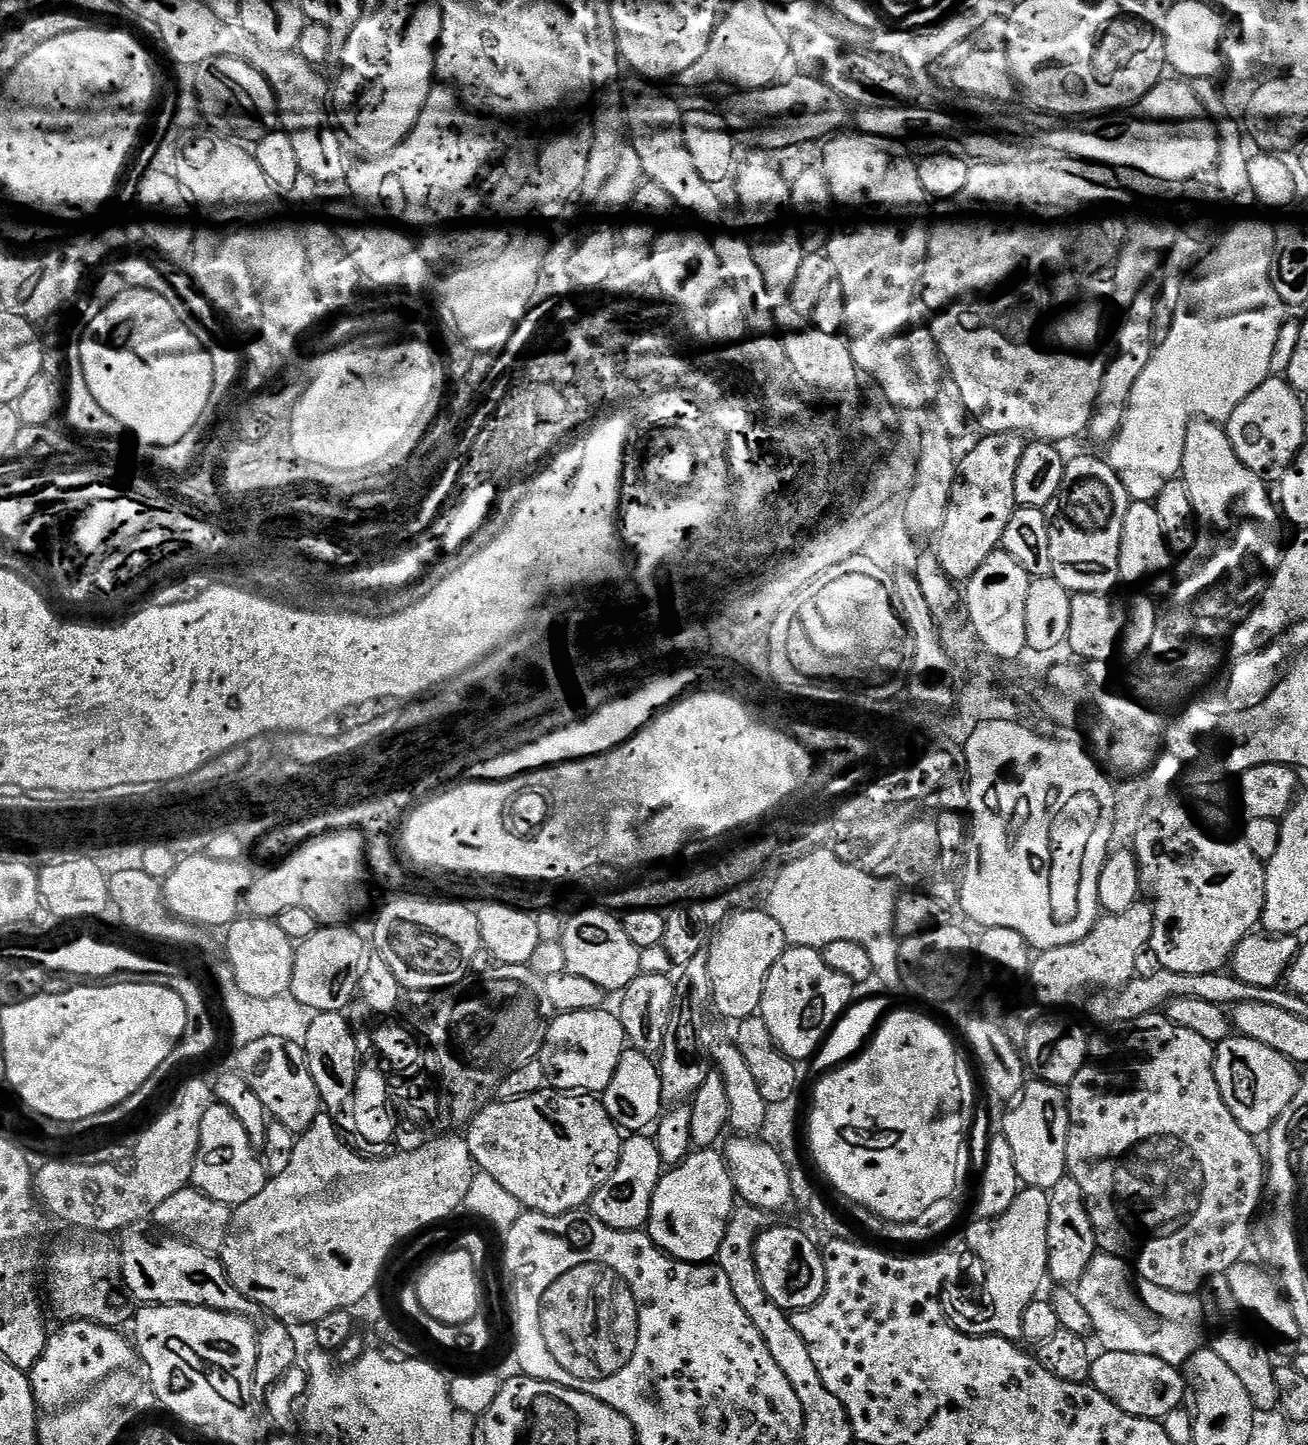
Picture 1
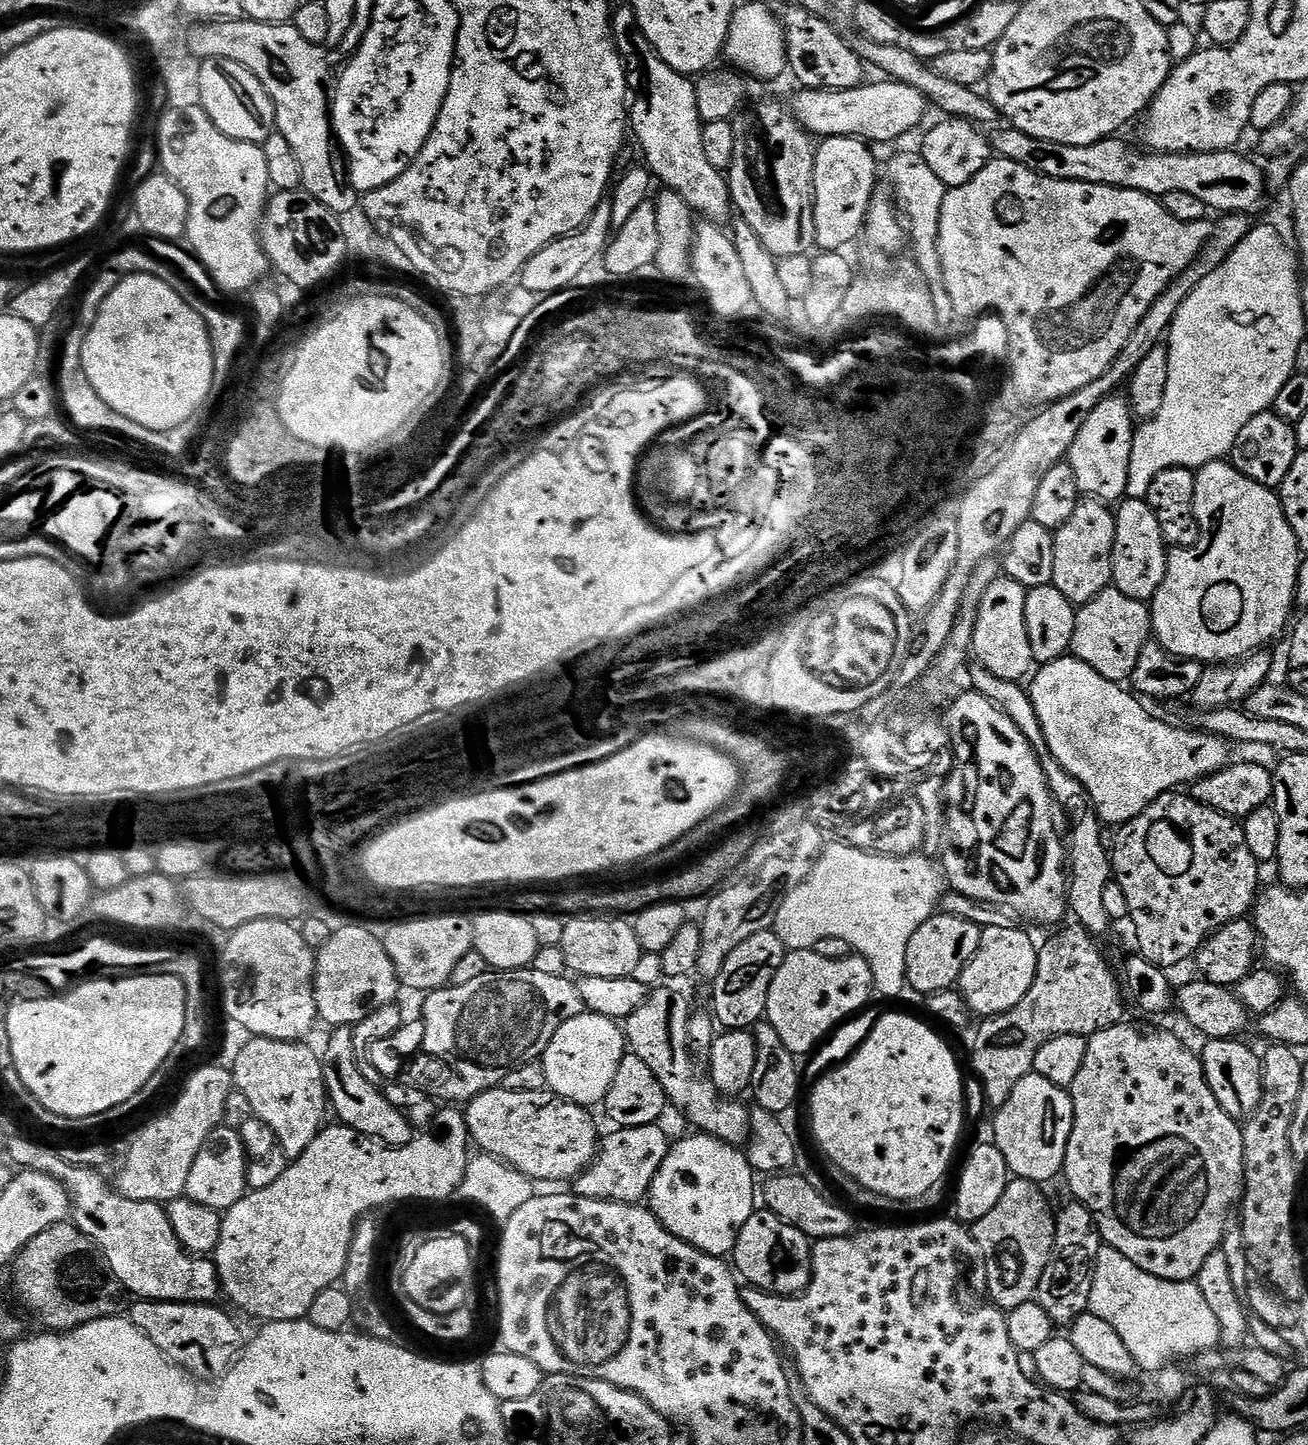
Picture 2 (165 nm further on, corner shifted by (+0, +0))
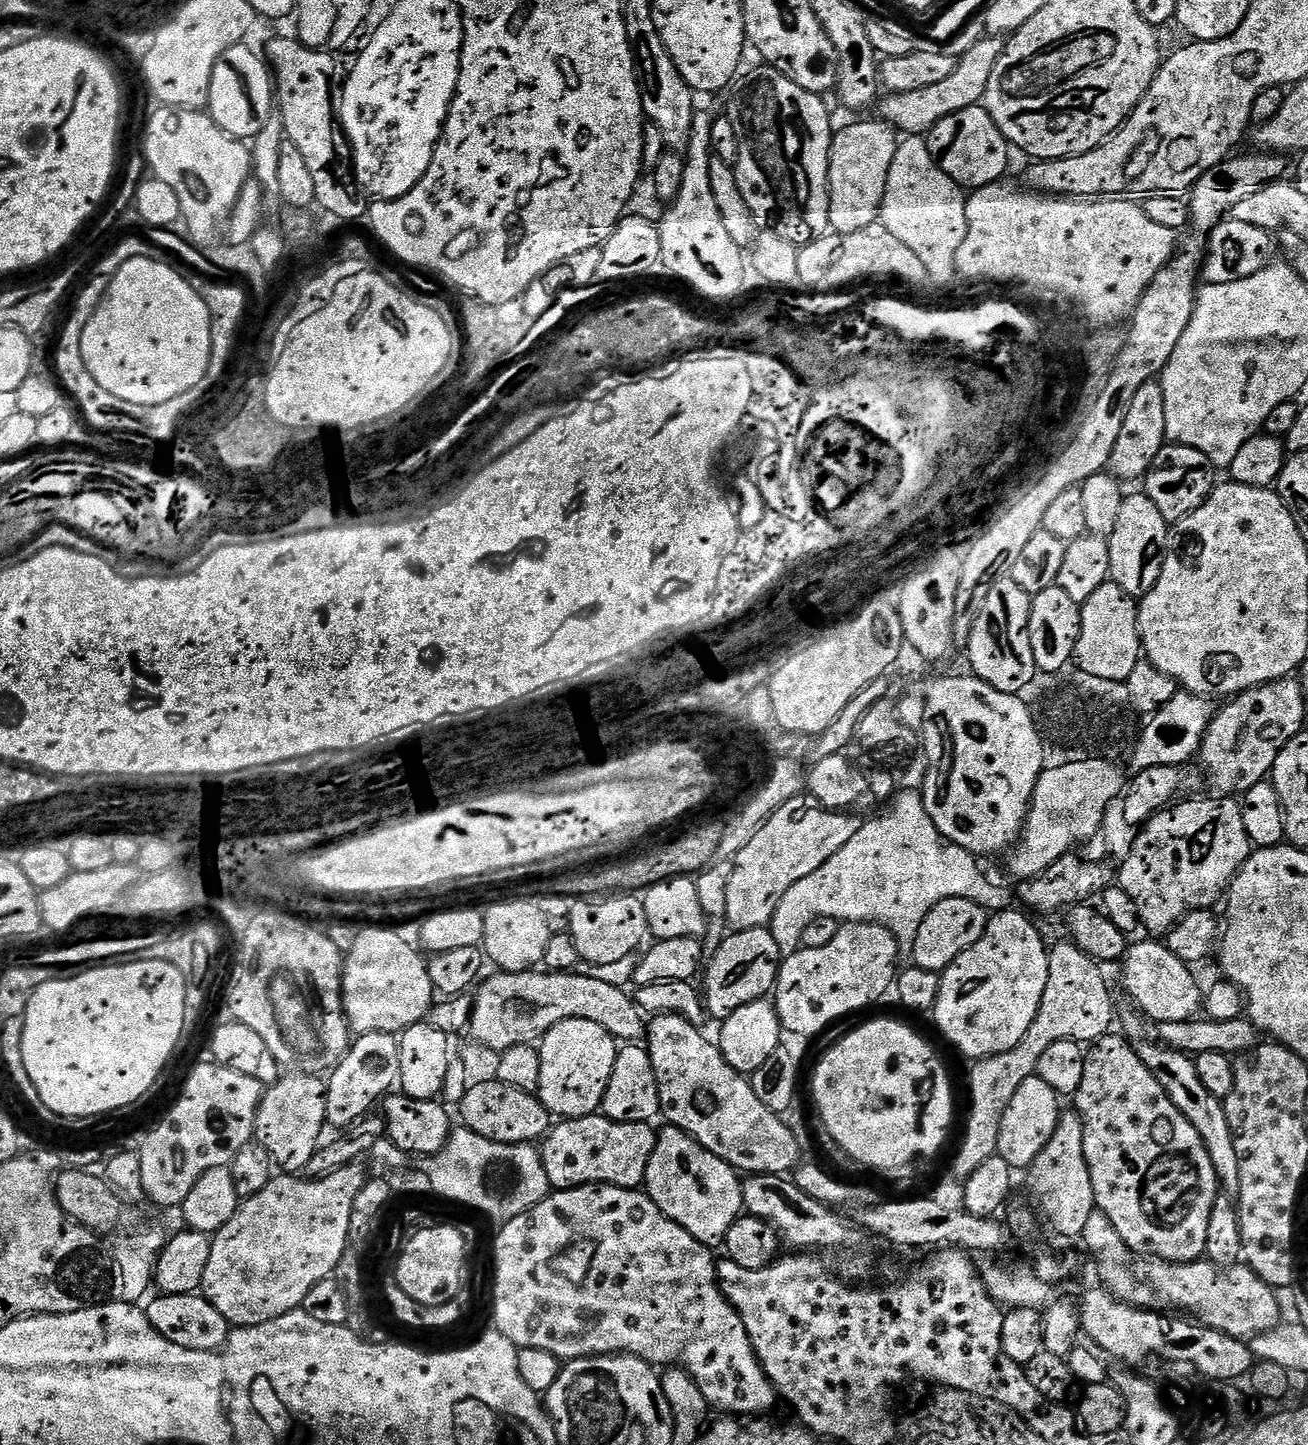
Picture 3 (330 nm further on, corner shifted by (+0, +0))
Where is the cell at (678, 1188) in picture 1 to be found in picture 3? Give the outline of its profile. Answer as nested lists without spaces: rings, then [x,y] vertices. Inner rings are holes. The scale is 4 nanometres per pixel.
[[[671,1126],[665,1129],[665,1132],[661,1131],[656,1137],[654,1154],[650,1158],[650,1166],[644,1175],[647,1194],[658,1206],[658,1210],[662,1210],[666,1218],[678,1222],[678,1226],[682,1226],[686,1234],[690,1234],[707,1248],[719,1249],[723,1245],[730,1226],[734,1226],[734,1222],[745,1211],[744,1186],[741,1177],[725,1160],[703,1148],[694,1137],[687,1136],[682,1129]]]

